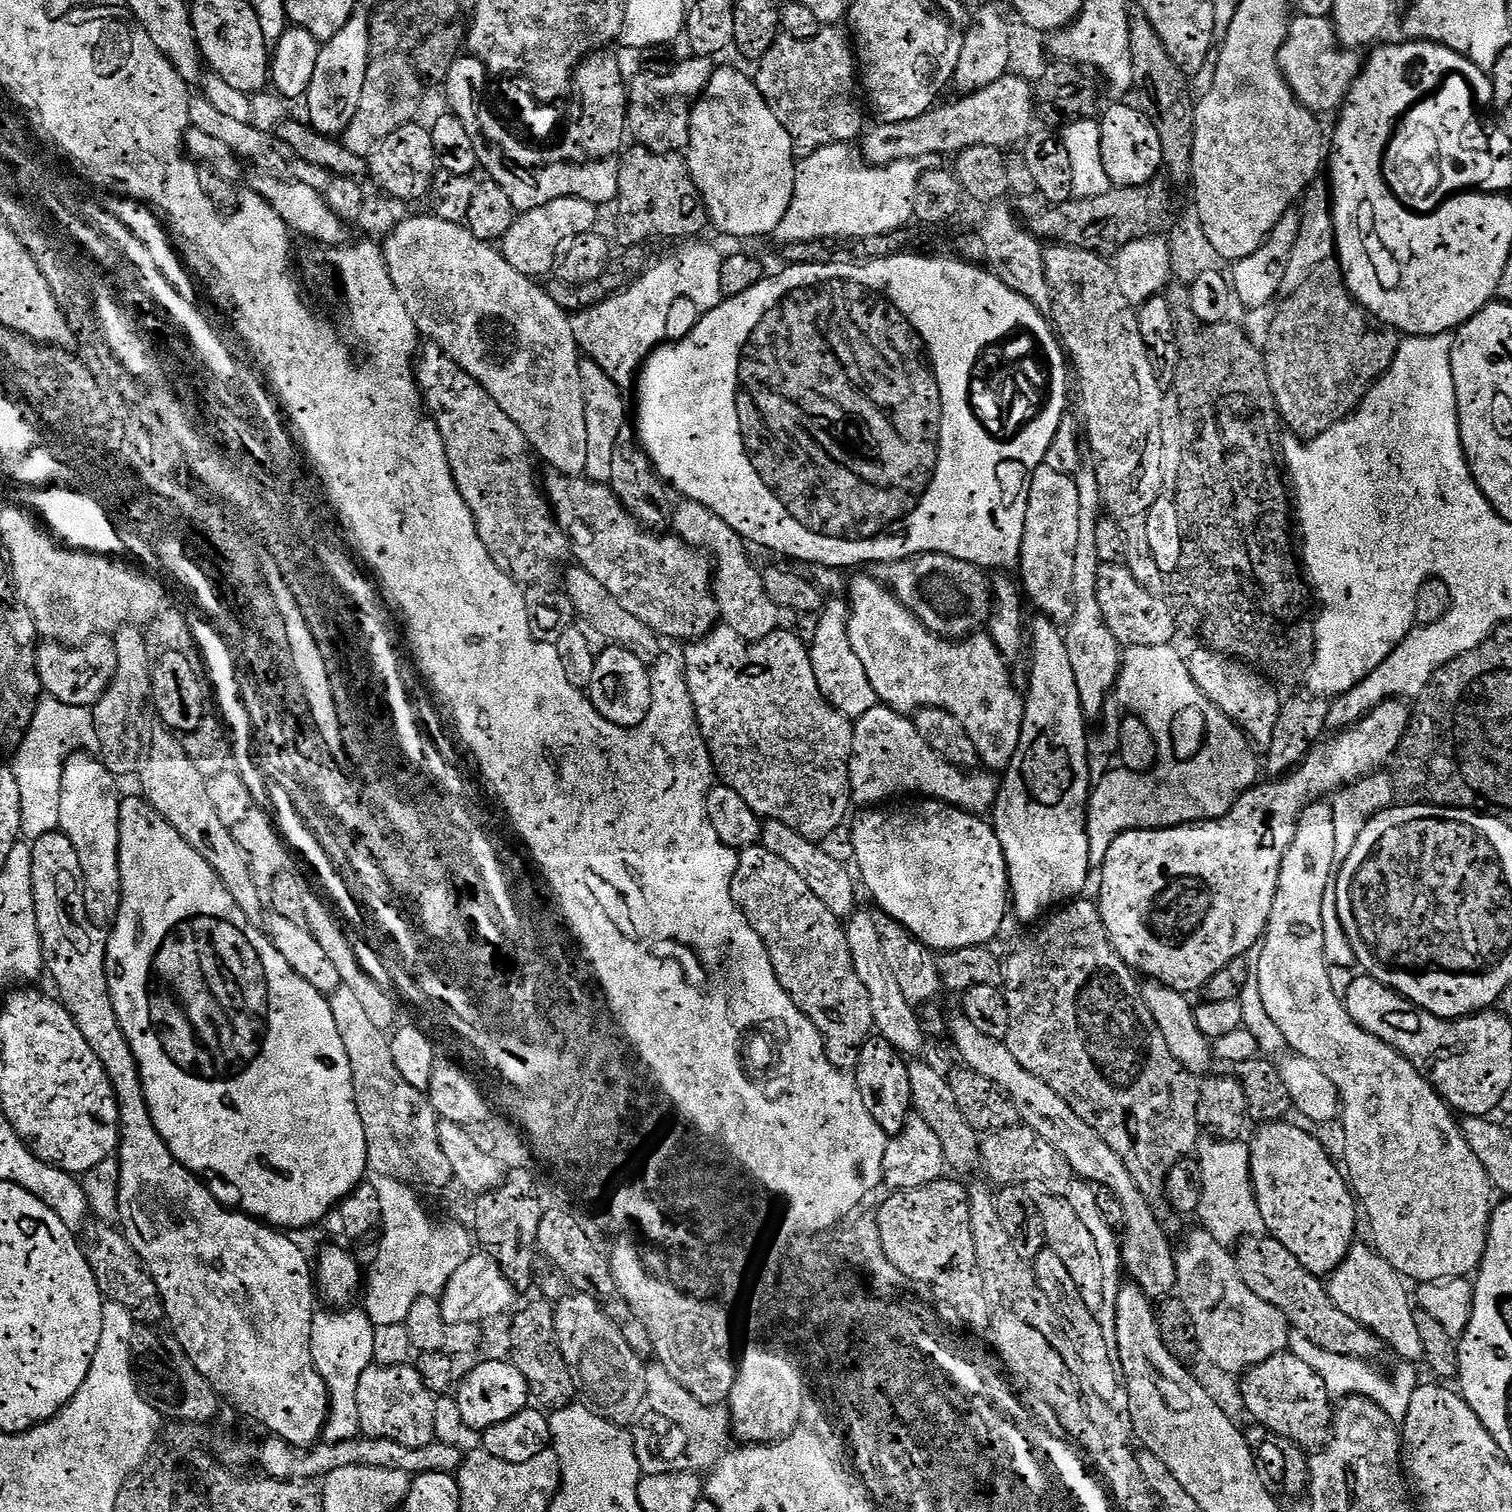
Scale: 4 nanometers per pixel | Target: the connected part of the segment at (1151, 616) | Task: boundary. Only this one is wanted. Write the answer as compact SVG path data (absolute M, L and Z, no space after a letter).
M1116 566L1111 569L1109 576L1101 575L1096 582L1096 597L1098 606L1104 615L1104 624L1110 634L1121 646L1162 646L1171 645L1172 635L1178 629L1174 612L1155 595L1155 591L1146 589L1134 578L1131 567Z

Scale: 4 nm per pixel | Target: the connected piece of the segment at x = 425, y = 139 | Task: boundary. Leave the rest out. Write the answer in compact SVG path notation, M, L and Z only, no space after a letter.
M413 122L394 130L390 138L386 138L367 157L366 164L372 171L372 180L388 196L396 200L423 201L432 185L432 178L438 171L432 133L420 122Z

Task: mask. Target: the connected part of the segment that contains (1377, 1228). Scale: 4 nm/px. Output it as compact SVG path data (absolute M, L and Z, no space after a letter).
M1313 802L1304 805L1296 819L1296 829L1292 834L1292 841L1284 857L1280 862L1280 873L1276 882L1276 893L1270 906L1268 924L1264 927L1262 943L1259 945L1258 953L1260 957L1256 960L1256 984L1260 987L1260 1004L1264 1007L1264 1012L1269 1016L1271 1023L1285 1036L1287 1047L1299 1056L1315 1060L1320 1064L1320 1068L1330 1078L1330 1082L1337 1087L1337 1094L1340 1096L1339 1123L1344 1123L1344 1164L1342 1172L1346 1177L1346 1183L1358 1205L1359 1211L1368 1219L1368 1232L1372 1235L1371 1247L1377 1256L1385 1260L1387 1264L1399 1272L1401 1277L1409 1281L1416 1280L1420 1284L1428 1284L1431 1280L1449 1280L1455 1276L1467 1277L1475 1273L1480 1266L1480 1259L1484 1256L1484 1246L1488 1234L1488 1221L1490 1219L1490 1204L1488 1199L1494 1196L1493 1189L1490 1187L1488 1175L1484 1173L1484 1167L1474 1158L1470 1146L1464 1143L1464 1138L1458 1124L1455 1124L1453 1113L1447 1104L1437 1096L1431 1084L1417 1072L1416 1067L1409 1064L1400 1053L1394 1051L1390 1046L1386 1046L1378 1038L1374 1038L1369 1032L1363 1032L1357 1024L1353 1024L1351 1018L1341 1001L1336 1000L1332 993L1332 988L1328 985L1328 976L1324 973L1326 969L1325 961L1322 959L1322 944L1324 935L1322 934L1322 898L1326 886L1333 879L1334 865L1337 863L1336 855L1336 835L1334 826L1336 817L1333 805L1324 804L1325 802Z

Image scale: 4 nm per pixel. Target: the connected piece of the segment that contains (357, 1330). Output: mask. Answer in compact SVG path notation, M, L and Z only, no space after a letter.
M348 1306L343 1310L317 1310L312 1314L310 1334L310 1363L328 1388L328 1419L324 1425L322 1440L325 1444L337 1444L357 1439L360 1432L358 1422L358 1382L362 1374L373 1363L374 1334L377 1328L372 1325L363 1307Z

